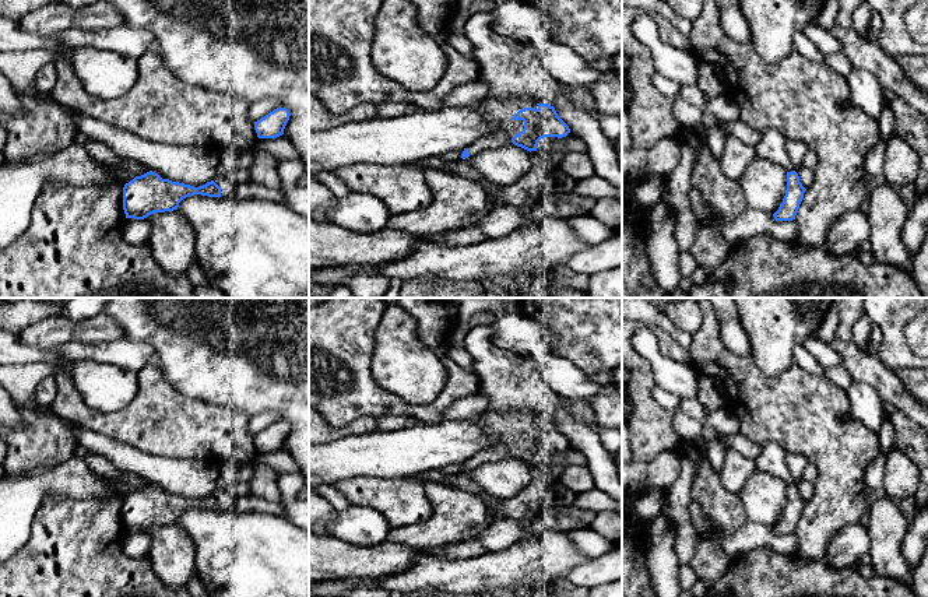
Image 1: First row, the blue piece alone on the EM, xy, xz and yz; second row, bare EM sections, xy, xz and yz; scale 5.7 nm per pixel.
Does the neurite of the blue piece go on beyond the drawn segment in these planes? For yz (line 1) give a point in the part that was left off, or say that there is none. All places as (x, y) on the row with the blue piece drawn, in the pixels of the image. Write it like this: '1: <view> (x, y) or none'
1: none

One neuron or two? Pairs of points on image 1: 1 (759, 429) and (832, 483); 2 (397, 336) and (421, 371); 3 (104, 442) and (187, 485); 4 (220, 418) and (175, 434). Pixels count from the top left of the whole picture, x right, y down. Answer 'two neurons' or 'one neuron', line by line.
1: one neuron
2: one neuron
3: one neuron
4: one neuron

